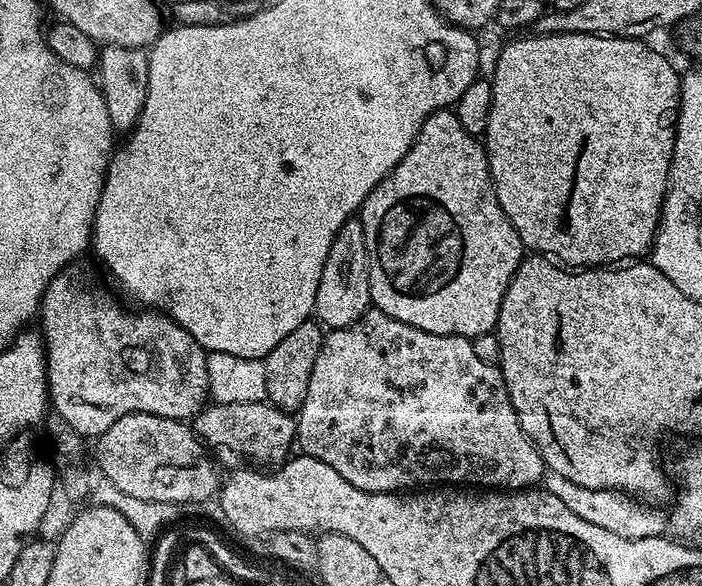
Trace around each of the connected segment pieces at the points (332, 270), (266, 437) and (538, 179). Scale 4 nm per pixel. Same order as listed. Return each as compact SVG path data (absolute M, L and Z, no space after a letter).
M353 218L344 223L342 230L338 230L330 246L326 266L322 266L322 282L318 282L314 316L325 329L345 328L358 322L371 304L366 234L362 230L362 222Z
M259 400L258 402L230 402L229 404L209 403L203 411L197 414L194 421L194 431L205 445L216 448L229 448L232 452L237 452L240 456L245 456L245 461L253 465L272 464L279 465L281 462L289 459L293 451L296 439L296 420L289 413L273 406L271 402Z
M561 32L559 36L542 36L539 34L528 34L525 40L516 40L513 44L508 44L500 52L500 57L496 60L496 69L490 73L492 82L492 105L490 106L490 122L486 126L482 143L485 152L488 153L488 165L490 174L494 182L494 190L506 218L518 230L518 238L524 243L525 249L536 254L543 254L548 258L555 258L564 266L616 266L621 262L632 262L649 251L652 241L656 238L656 228L660 225L660 211L664 205L664 195L668 192L668 175L670 174L670 162L674 154L674 142L676 141L676 115L680 112L680 81L681 73L676 73L676 68L660 52L655 52L652 48L647 48L645 41L640 38L625 38L622 36L587 36L577 32Z

